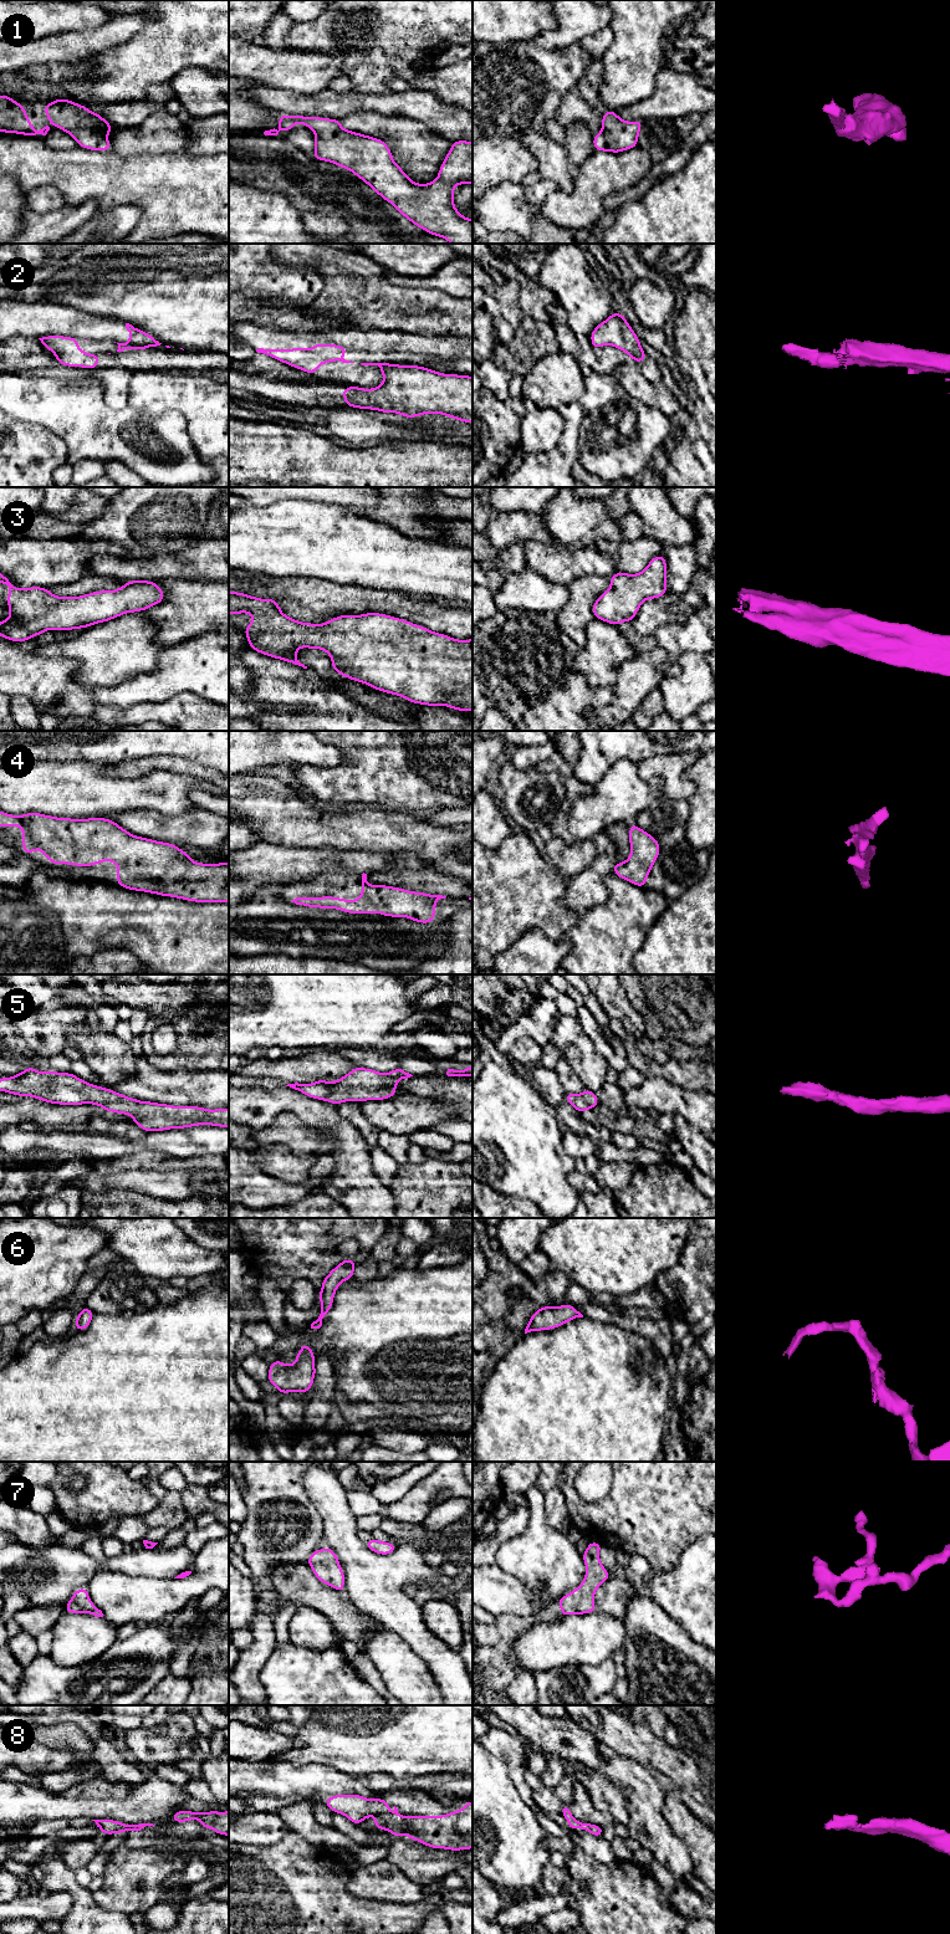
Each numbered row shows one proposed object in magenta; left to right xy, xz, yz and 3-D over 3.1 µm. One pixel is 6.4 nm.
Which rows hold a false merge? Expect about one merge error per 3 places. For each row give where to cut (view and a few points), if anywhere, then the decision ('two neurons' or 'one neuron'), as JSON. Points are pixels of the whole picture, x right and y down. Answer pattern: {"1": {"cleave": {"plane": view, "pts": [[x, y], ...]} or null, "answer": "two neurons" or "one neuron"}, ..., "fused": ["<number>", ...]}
{"1": {"cleave": null, "answer": "one neuron"}, "2": {"cleave": {"plane": "xy", "pts": [[128, 343], [148, 347]]}, "answer": "two neurons"}, "3": {"cleave": null, "answer": "one neuron"}, "4": {"cleave": null, "answer": "one neuron"}, "5": {"cleave": null, "answer": "one neuron"}, "6": {"cleave": null, "answer": "one neuron"}, "7": {"cleave": null, "answer": "one neuron"}, "8": {"cleave": null, "answer": "one neuron"}, "fused": ["2"]}

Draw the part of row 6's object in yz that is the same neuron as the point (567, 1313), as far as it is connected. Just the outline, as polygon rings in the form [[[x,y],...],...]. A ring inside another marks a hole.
[[[563,1304],[561,1306],[541,1306],[531,1315],[525,1334],[552,1330],[577,1318],[583,1318],[583,1315],[571,1304]]]

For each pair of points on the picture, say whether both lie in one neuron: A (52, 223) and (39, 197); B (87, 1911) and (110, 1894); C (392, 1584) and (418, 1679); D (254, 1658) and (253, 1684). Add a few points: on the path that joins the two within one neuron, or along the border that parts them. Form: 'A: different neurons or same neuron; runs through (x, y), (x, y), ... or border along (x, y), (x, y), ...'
A: different neurons; border along (65, 204), (45, 213), (26, 208)
B: different neurons; border along (91, 1893), (102, 1909), (123, 1914)
C: different neurons; border along (387, 1628), (396, 1632), (429, 1668)
D: same neuron; runs through (253, 1664), (253, 1678)

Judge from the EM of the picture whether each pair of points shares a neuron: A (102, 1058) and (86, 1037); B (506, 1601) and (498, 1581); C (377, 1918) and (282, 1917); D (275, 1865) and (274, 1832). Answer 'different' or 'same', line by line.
A: same
B: same
C: same
D: different

